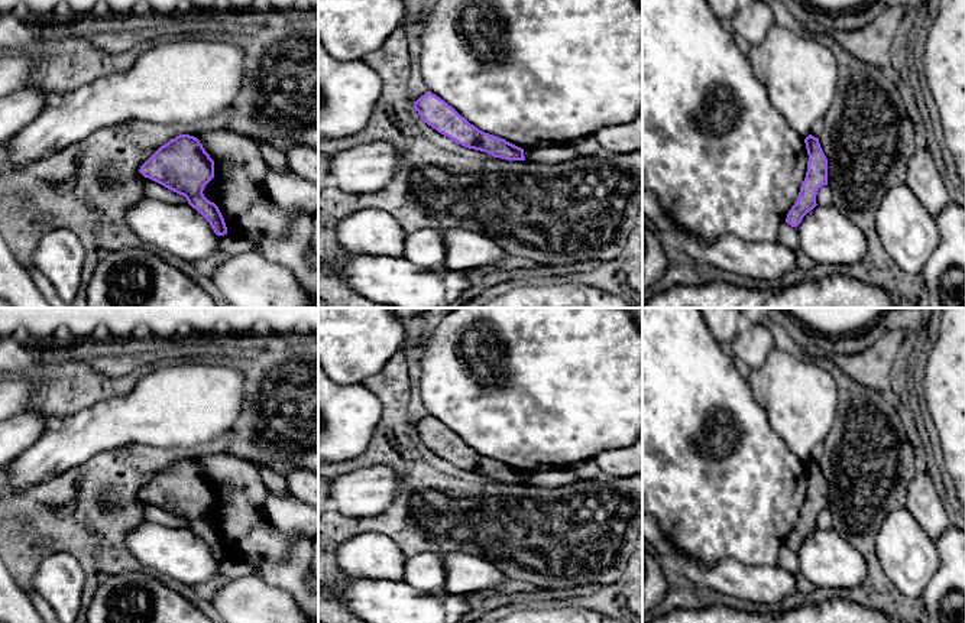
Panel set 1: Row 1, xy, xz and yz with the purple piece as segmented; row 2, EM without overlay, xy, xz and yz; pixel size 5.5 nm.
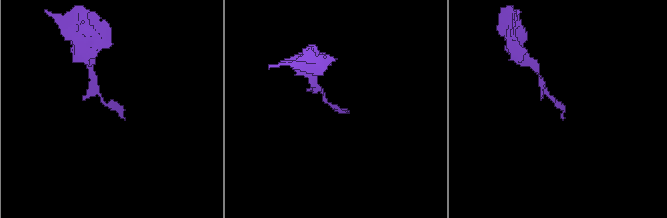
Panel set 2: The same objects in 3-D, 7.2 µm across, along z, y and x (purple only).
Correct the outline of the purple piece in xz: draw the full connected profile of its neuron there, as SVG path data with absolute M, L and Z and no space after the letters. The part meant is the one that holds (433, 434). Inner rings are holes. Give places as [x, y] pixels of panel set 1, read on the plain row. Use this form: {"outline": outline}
{"outline": "M431 415L414 425L414 432L424 447L464 471L506 484L525 484L524 473L479 454Z"}

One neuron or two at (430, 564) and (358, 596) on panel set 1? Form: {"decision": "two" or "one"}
{"decision": "one"}

